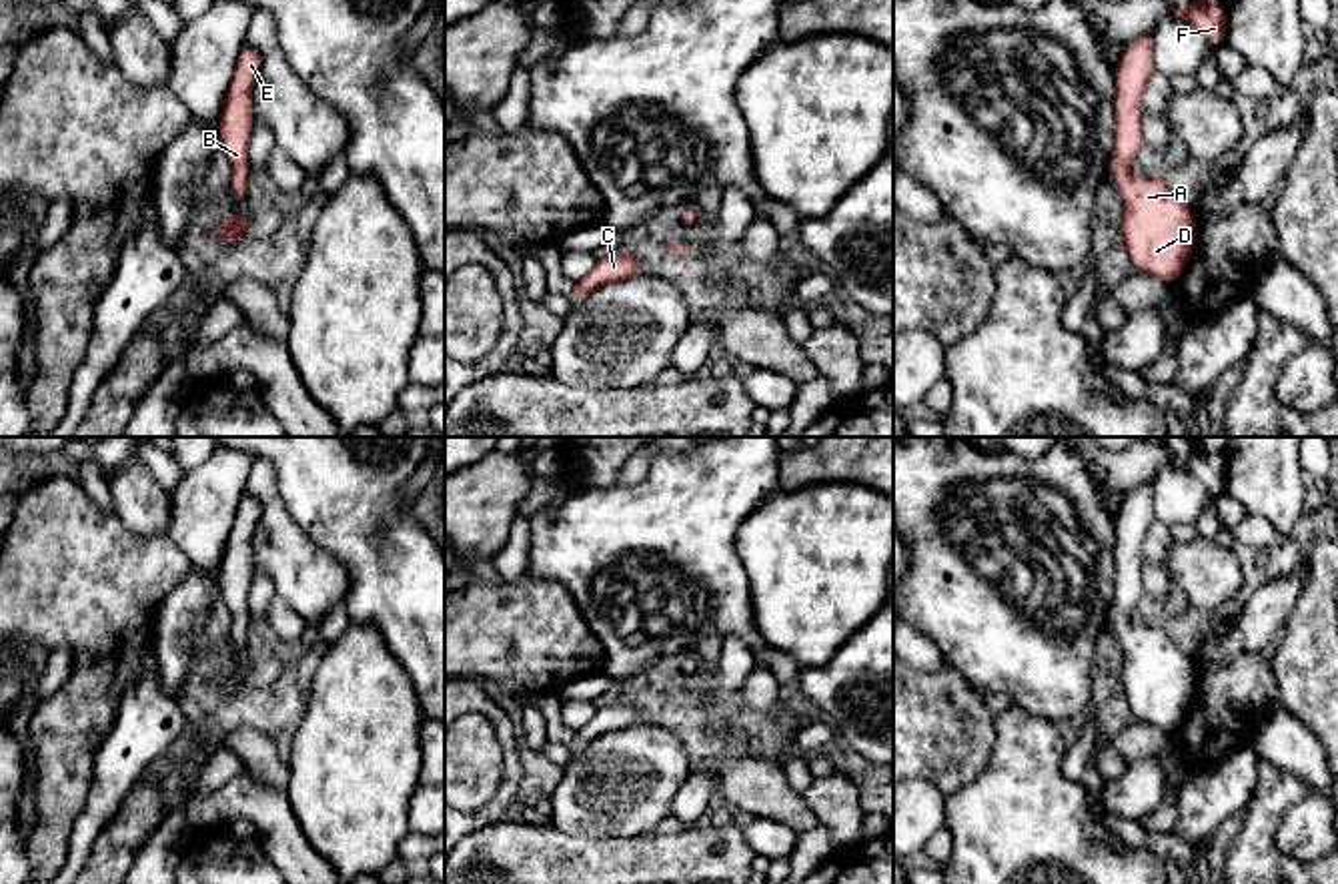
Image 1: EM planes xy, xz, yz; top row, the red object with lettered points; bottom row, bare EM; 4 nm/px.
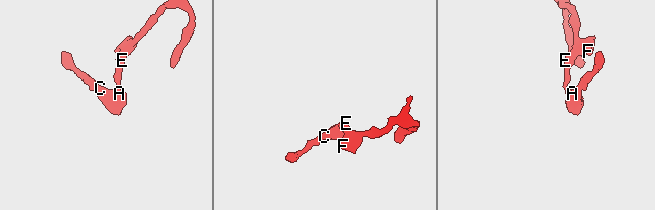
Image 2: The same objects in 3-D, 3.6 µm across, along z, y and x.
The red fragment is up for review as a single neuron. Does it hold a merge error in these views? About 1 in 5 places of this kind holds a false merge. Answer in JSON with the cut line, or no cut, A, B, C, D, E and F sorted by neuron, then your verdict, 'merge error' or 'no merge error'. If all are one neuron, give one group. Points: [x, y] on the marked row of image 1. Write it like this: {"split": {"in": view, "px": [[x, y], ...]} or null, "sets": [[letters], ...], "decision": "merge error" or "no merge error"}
{"split": null, "sets": [["A", "B", "C", "D", "E", "F"]], "decision": "no merge error"}

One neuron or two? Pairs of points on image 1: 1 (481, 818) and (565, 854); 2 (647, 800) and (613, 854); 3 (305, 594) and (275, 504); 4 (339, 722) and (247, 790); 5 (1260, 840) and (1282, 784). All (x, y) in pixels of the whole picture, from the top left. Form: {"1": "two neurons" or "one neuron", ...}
{"1": "two neurons", "2": "two neurons", "3": "one neuron", "4": "two neurons", "5": "one neuron"}

